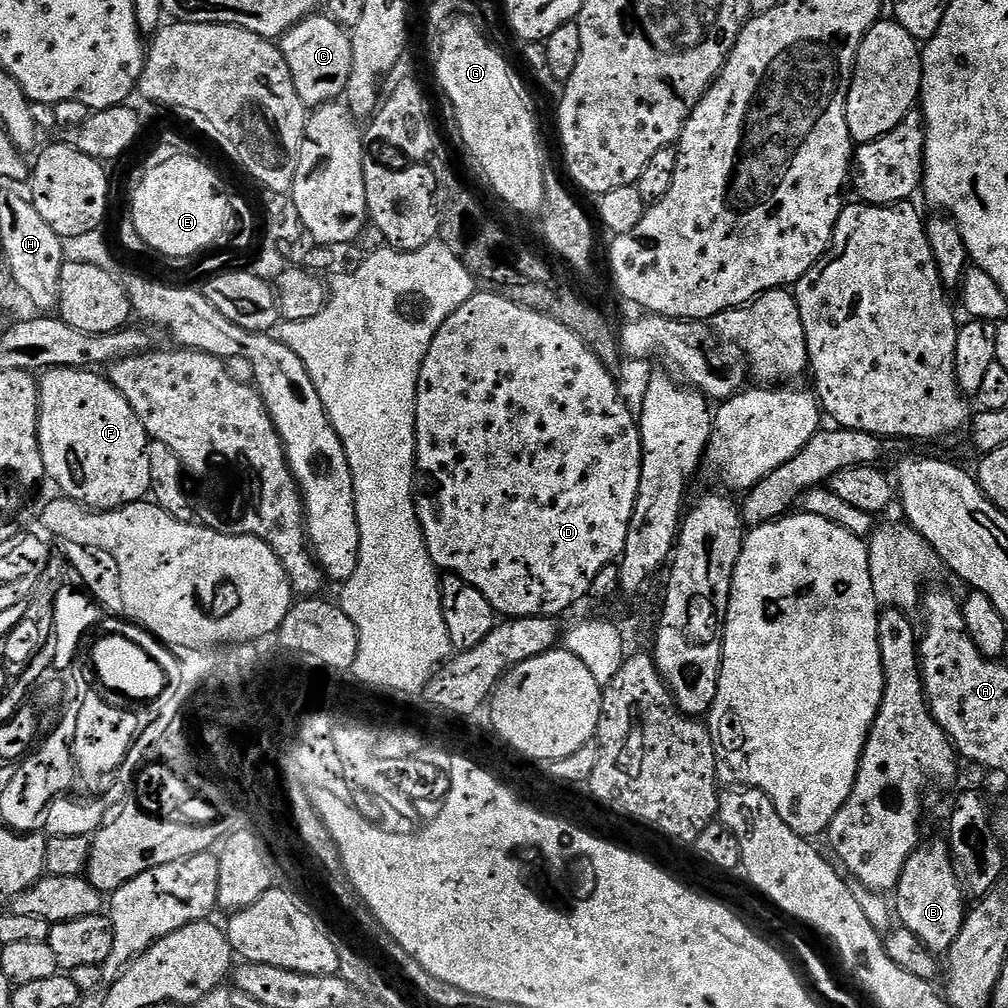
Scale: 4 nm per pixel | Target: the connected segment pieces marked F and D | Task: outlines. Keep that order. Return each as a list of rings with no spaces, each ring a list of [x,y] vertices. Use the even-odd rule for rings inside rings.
[[[49,368],[39,377],[40,421],[38,438],[42,450],[44,475],[53,480],[65,497],[76,500],[85,509],[108,512],[126,504],[138,503],[151,493],[150,437],[138,414],[124,395],[99,371],[82,368]]]
[[[477,290],[465,304],[454,310],[454,314],[450,314],[450,318],[446,318],[434,342],[430,342],[416,391],[416,466],[423,475],[425,472],[432,477],[440,490],[440,524],[450,530],[444,531],[438,540],[435,530],[427,527],[424,540],[437,569],[447,570],[470,582],[470,586],[477,588],[501,617],[556,618],[559,612],[588,596],[594,578],[598,578],[598,570],[616,564],[624,553],[630,518],[638,498],[641,462],[638,420],[621,398],[615,375],[587,348],[578,334],[554,317],[507,301],[499,291]]]

